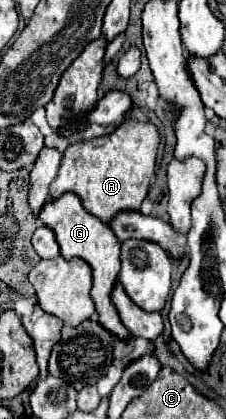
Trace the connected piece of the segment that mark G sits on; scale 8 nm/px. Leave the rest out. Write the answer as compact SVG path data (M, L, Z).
M64 194L60 200L56 202L48 202L40 216L38 216L48 228L54 230L56 240L60 244L60 254L70 260L70 258L82 258L90 264L92 268L92 276L94 276L94 284L92 284L92 300L96 304L96 312L98 312L98 322L114 336L118 336L120 340L128 342L132 338L132 334L128 332L128 328L120 322L118 310L110 300L110 292L116 284L116 276L120 272L120 240L114 236L114 232L110 230L108 224L104 224L102 220L98 220L96 216L92 216L90 212L86 212L80 204L80 200L76 200L76 194Z

